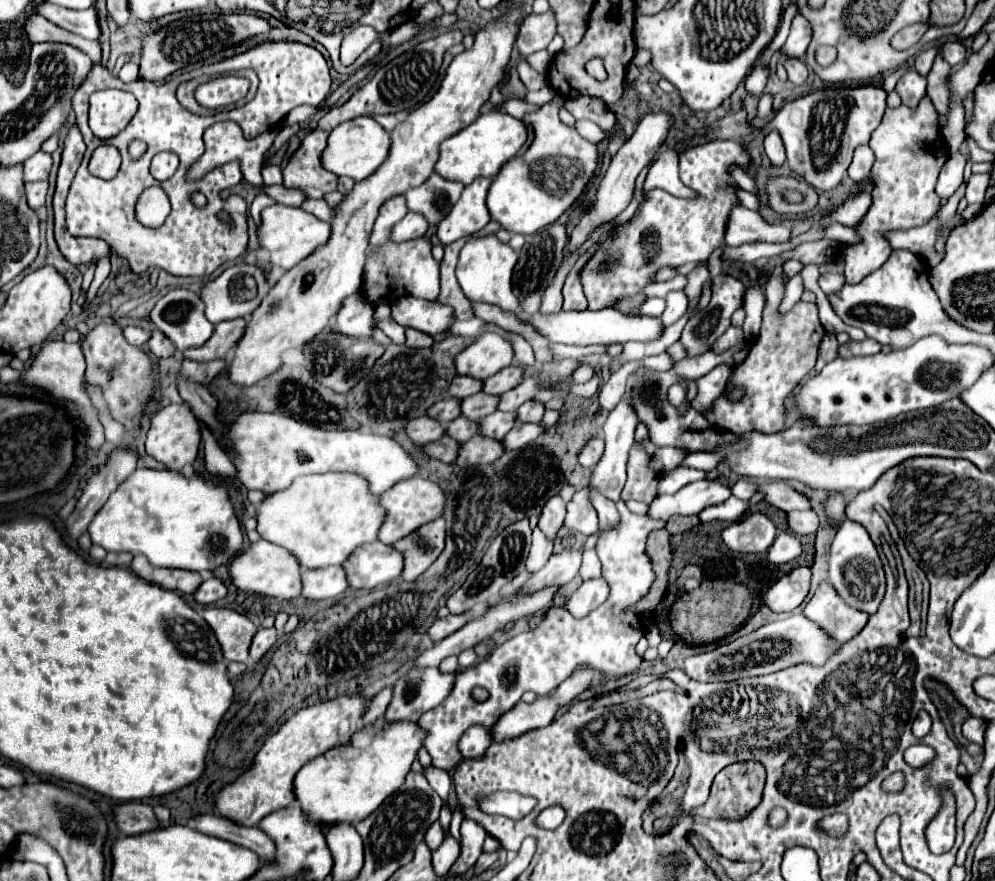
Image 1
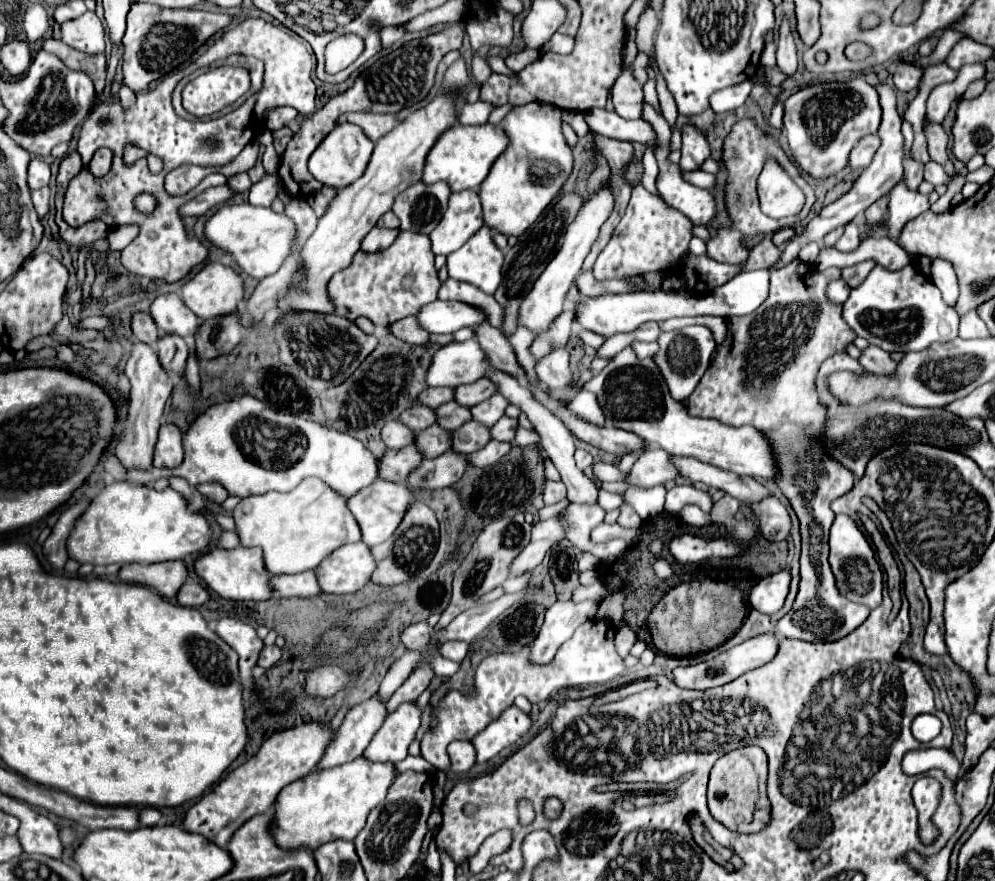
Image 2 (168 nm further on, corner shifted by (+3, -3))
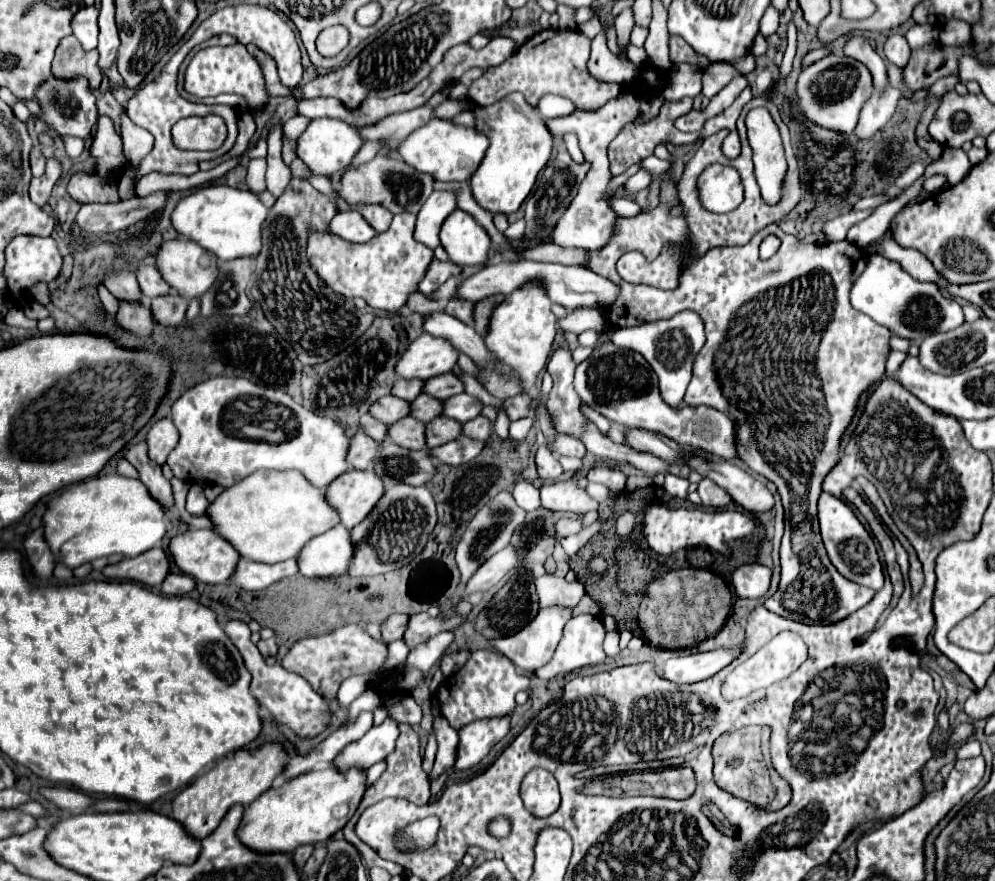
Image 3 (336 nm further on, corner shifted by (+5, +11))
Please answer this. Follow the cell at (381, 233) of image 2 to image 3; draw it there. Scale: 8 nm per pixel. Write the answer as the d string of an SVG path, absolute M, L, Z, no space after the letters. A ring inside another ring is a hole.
M338 212L330 222L332 234L348 242L370 242L378 232L356 212Z

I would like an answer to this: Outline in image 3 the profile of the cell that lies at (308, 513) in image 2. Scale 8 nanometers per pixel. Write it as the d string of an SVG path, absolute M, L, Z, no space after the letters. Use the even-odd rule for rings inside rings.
M260 470L250 474L240 484L226 488L210 504L208 516L216 524L216 532L232 542L240 556L266 564L296 558L308 540L340 524L340 516L328 502L326 490L312 486L298 470Z

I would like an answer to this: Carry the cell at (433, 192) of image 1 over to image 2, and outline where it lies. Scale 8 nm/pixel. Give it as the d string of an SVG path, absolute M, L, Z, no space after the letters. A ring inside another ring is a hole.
M416 182L396 196L392 212L398 216L402 230L428 234L438 226L442 214L446 212L450 194L452 192L446 182Z

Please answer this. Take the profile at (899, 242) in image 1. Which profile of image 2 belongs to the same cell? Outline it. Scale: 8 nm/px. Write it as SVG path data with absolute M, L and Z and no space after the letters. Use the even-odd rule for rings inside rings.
M924 116L924 134L928 138L928 152L930 158L934 162L938 162L948 174L956 174L950 156L948 156L948 142L950 142L950 134L944 132L944 128L940 124L928 122L928 118Z

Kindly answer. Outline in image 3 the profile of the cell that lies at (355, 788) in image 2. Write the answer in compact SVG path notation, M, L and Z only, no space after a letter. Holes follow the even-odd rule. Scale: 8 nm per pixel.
M334 766L324 770L312 770L290 778L280 788L266 790L256 802L244 810L244 824L240 826L240 838L246 846L264 852L292 854L302 844L318 844L330 840L340 832L346 822L356 814L362 796L366 792L366 770L350 768L336 770Z

